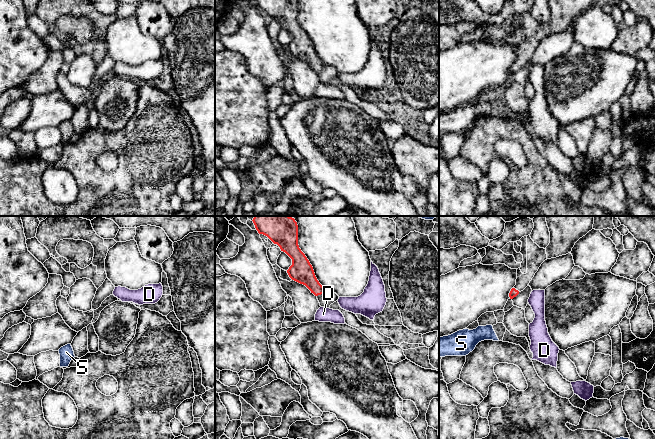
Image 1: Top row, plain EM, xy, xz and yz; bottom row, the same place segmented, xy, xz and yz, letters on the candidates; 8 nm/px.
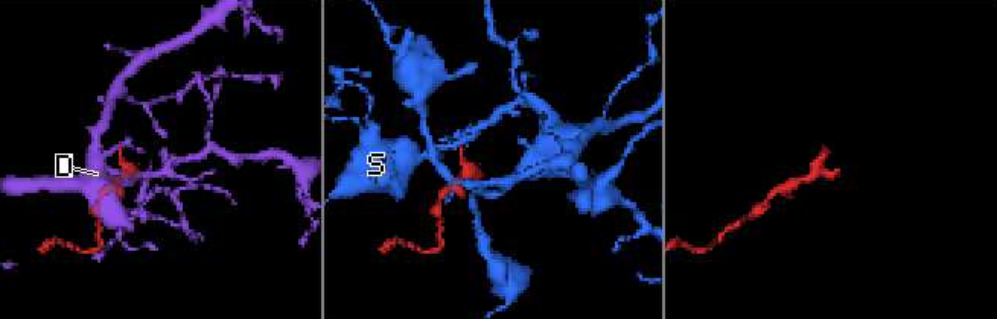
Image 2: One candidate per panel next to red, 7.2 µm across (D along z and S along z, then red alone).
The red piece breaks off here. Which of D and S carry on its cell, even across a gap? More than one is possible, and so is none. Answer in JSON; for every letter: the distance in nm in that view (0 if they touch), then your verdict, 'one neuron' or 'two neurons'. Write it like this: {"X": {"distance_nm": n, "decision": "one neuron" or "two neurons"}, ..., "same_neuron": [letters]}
{"D": {"distance_nm": 90, "decision": "two neurons"}, "S": {"distance_nm": 260, "decision": "two neurons"}, "same_neuron": []}

